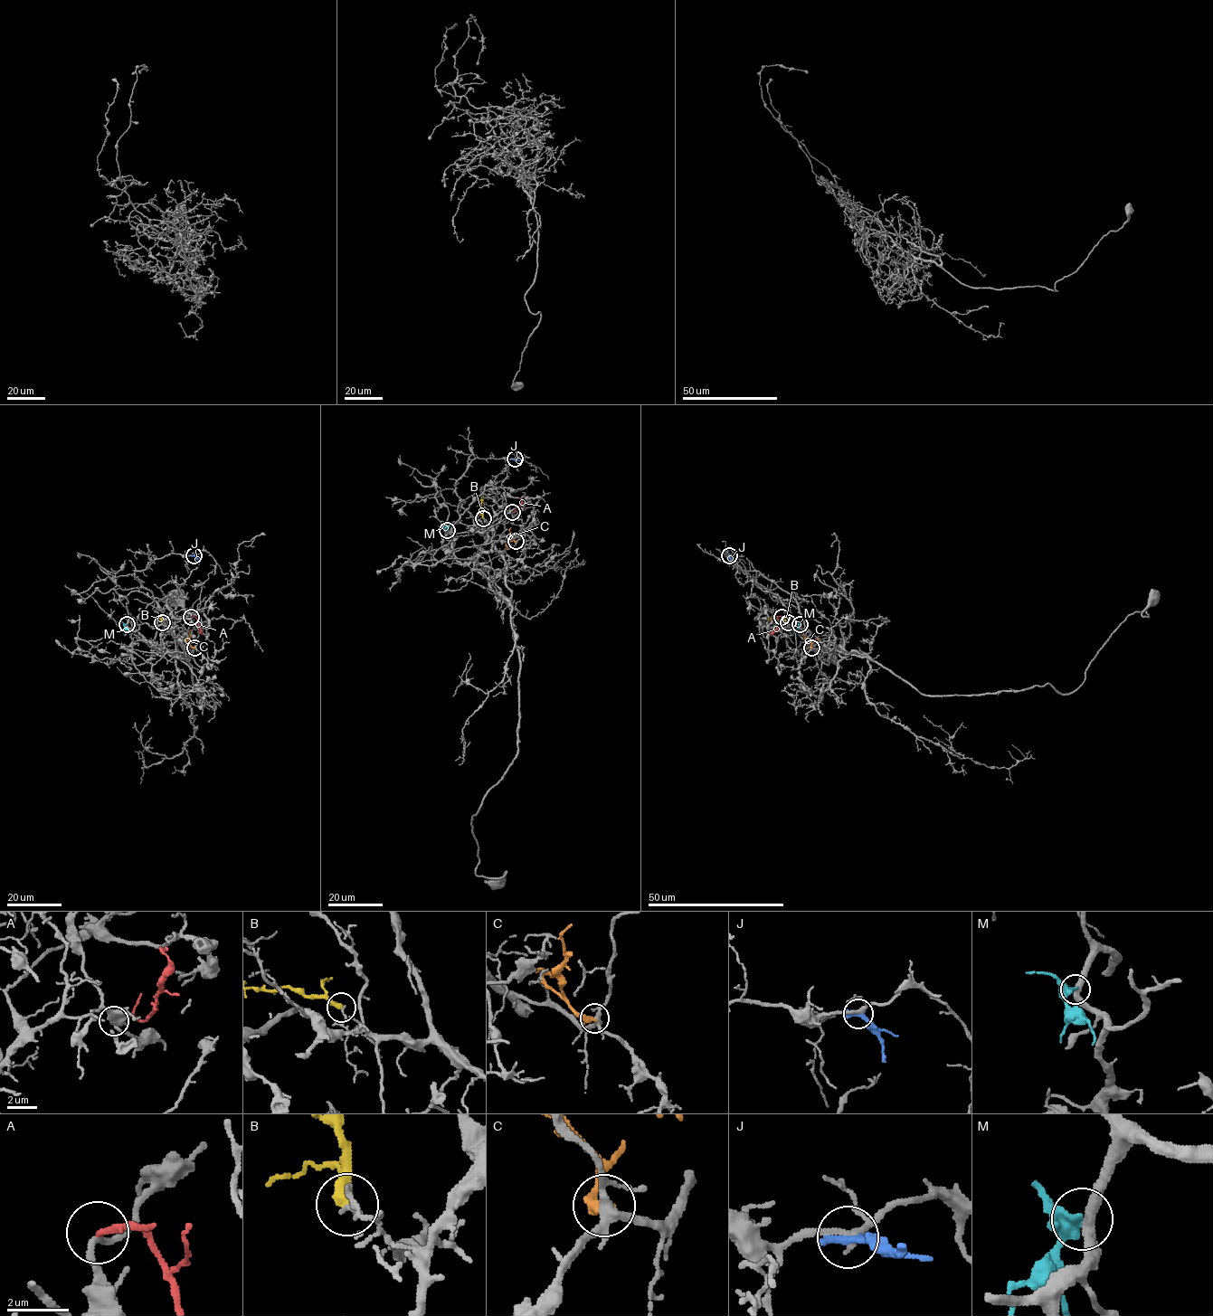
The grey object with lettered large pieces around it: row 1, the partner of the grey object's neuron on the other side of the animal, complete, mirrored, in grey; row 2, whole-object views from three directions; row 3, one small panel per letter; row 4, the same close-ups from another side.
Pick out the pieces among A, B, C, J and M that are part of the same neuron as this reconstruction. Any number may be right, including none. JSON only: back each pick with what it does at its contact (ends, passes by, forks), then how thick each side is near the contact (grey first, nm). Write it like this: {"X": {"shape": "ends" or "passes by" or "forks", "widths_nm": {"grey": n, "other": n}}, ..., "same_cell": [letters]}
{"same_cell": []}

